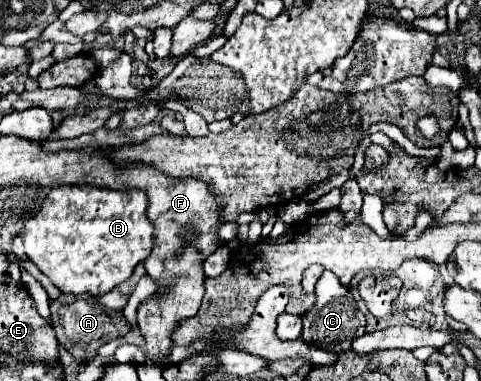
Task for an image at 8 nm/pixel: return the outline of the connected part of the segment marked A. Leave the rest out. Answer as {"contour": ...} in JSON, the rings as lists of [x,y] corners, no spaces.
{"contour":[[[60,294],[56,300],[50,300],[50,320],[58,338],[58,346],[64,346],[78,364],[94,360],[100,346],[116,340],[120,334],[128,334],[130,330],[130,324],[122,312],[112,312],[104,308],[94,296],[86,298]]]}

